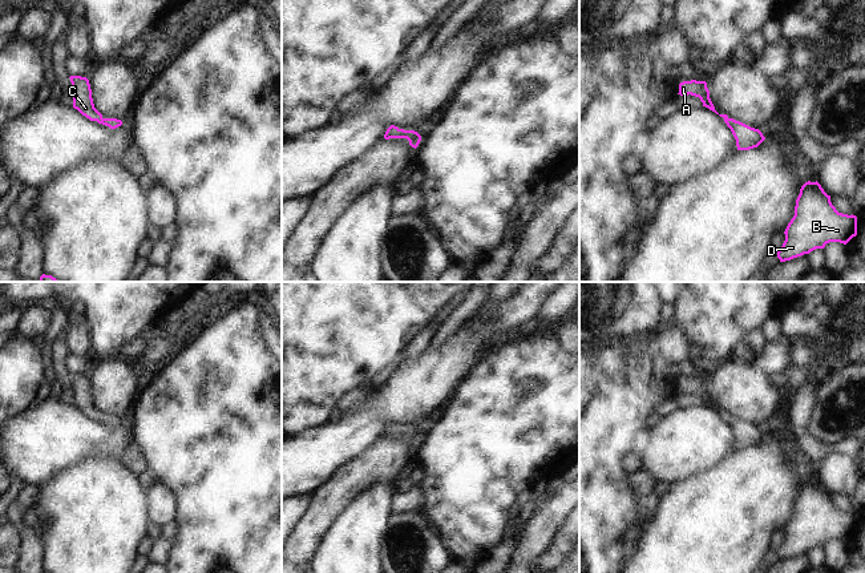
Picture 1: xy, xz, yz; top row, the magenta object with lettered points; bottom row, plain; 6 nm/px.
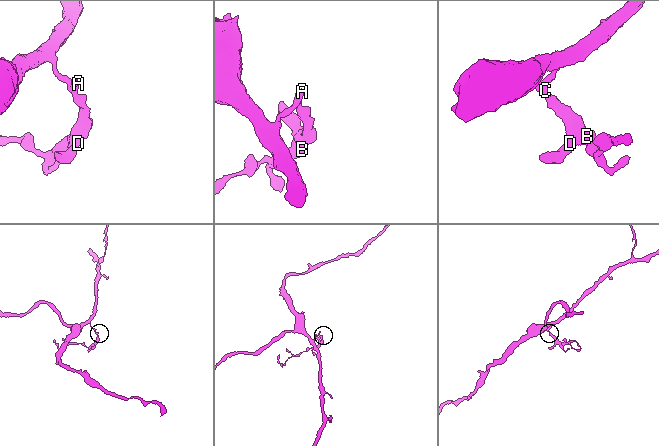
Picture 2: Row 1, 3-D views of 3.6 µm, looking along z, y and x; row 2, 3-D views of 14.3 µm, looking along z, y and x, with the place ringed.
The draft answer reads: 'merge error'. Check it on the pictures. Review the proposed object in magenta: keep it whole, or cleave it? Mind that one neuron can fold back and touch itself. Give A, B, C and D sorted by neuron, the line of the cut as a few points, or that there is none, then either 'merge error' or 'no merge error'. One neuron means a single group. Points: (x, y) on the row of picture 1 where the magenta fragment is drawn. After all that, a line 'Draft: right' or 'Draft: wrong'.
groups A B C D; cut none; no merge error
Draft: wrong

